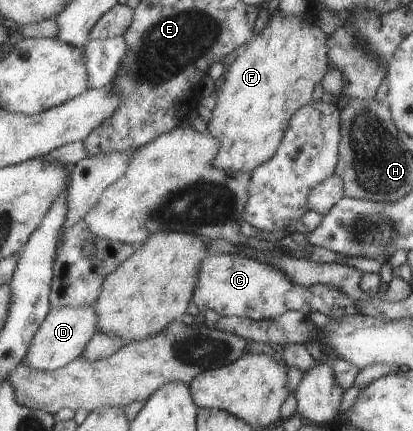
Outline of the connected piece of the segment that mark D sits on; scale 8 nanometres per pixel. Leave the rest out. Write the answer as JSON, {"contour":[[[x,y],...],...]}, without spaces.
{"contour":[[[92,305],[87,307],[61,307],[51,309],[47,318],[33,338],[24,361],[31,369],[53,371],[65,367],[66,363],[84,353],[89,339],[96,333],[97,313]]]}

